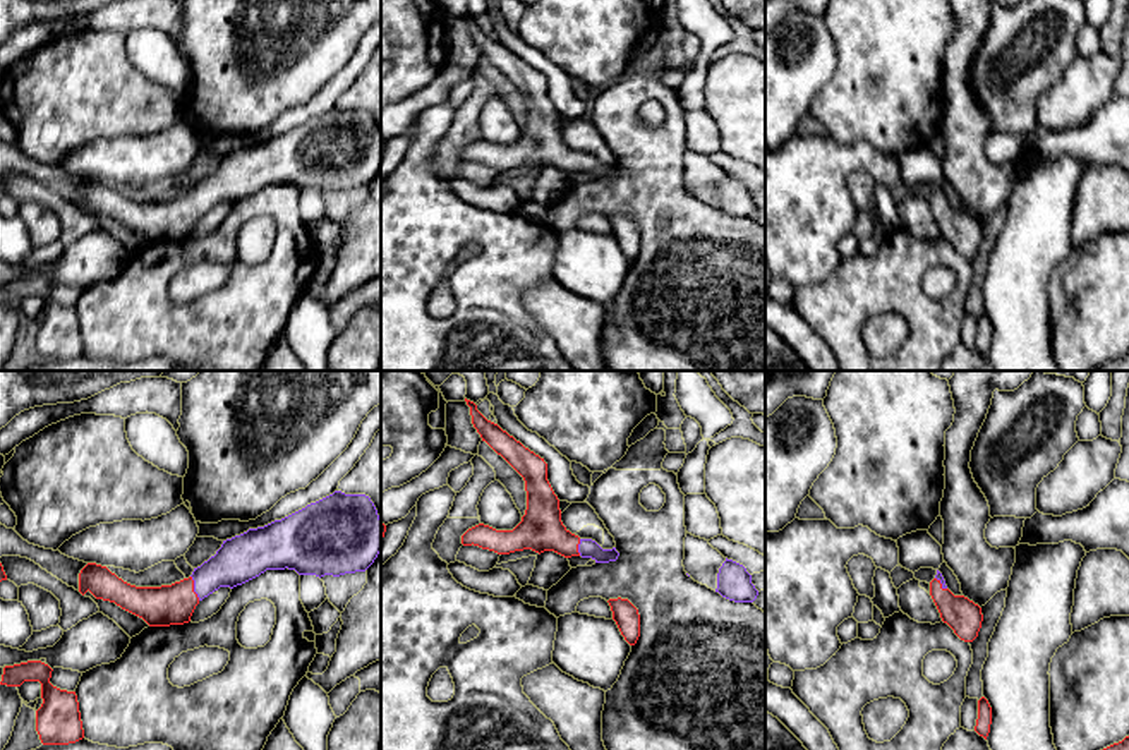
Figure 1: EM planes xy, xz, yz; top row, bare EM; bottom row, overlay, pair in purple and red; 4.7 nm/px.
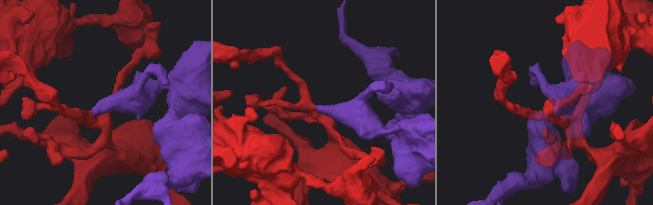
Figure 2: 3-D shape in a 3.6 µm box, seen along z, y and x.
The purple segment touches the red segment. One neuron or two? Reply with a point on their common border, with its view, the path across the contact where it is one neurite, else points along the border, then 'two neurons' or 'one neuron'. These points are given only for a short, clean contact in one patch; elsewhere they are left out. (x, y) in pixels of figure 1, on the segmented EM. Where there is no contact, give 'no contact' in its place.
contact xy (194, 587); way xy (239, 560), (194, 587), (174, 604), (169, 604); one neuron

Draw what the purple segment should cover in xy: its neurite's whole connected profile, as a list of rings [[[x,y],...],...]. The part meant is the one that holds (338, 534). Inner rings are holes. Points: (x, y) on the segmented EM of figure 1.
[[[335,491],[281,520],[223,541],[214,556],[194,568],[189,578],[172,585],[136,587],[118,578],[106,566],[88,563],[79,573],[79,592],[84,596],[89,590],[96,599],[115,602],[142,618],[149,626],[184,625],[190,621],[196,606],[220,587],[233,589],[266,570],[288,568],[299,575],[340,577],[365,572],[379,553],[381,518],[371,498]]]

